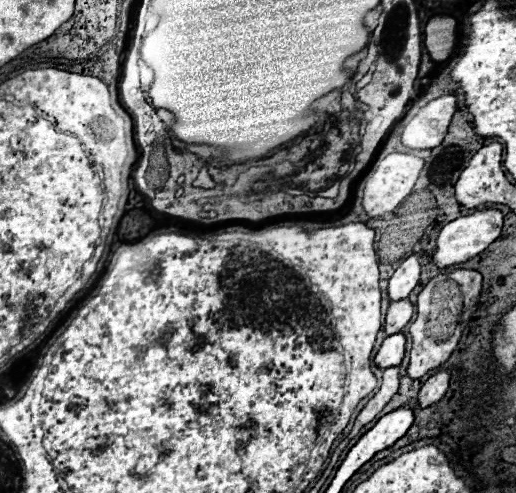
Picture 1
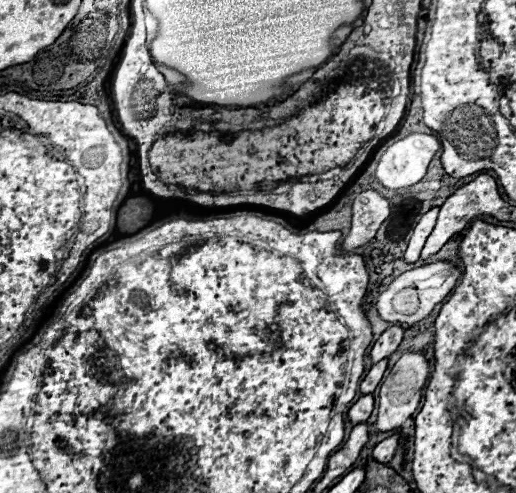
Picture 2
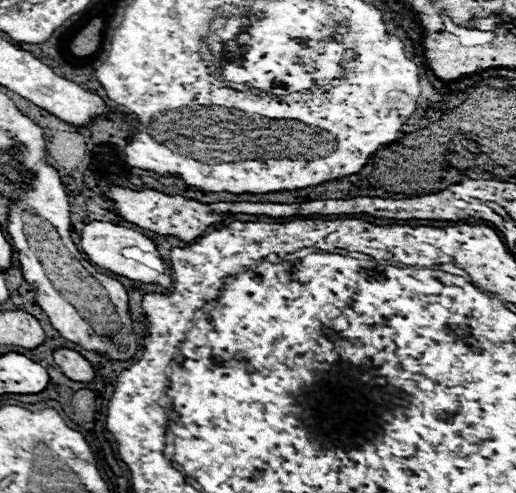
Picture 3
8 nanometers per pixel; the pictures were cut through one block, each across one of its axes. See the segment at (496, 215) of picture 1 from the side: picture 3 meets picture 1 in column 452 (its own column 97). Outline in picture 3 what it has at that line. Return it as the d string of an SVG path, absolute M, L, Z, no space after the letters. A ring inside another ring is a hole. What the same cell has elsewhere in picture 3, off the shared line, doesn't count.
M92 220L88 224L84 224L84 230L82 230L82 238L80 238L80 248L82 252L88 254L88 258L92 260L94 266L100 266L100 268L106 268L114 274L120 274L120 276L126 276L128 280L138 280L138 282L146 282L146 284L160 284L162 288L170 288L172 286L172 270L162 262L162 266L156 268L150 268L138 260L130 260L122 254L122 248L140 248L142 252L152 252L152 256L156 256L160 260L160 254L156 252L156 246L152 240L148 240L144 234L132 230L132 228L126 228L126 226L118 226L118 224L112 224L112 222L100 222L100 220Z

